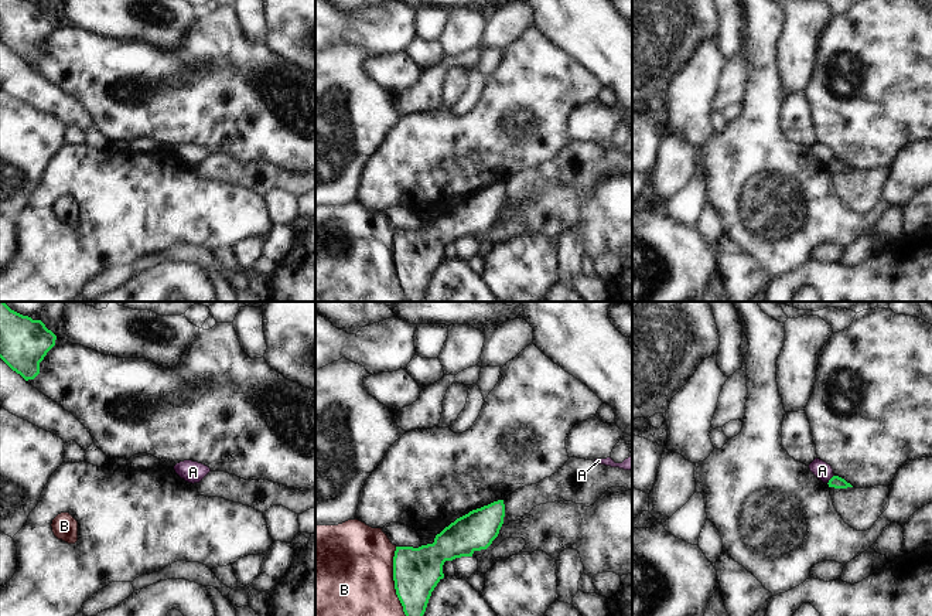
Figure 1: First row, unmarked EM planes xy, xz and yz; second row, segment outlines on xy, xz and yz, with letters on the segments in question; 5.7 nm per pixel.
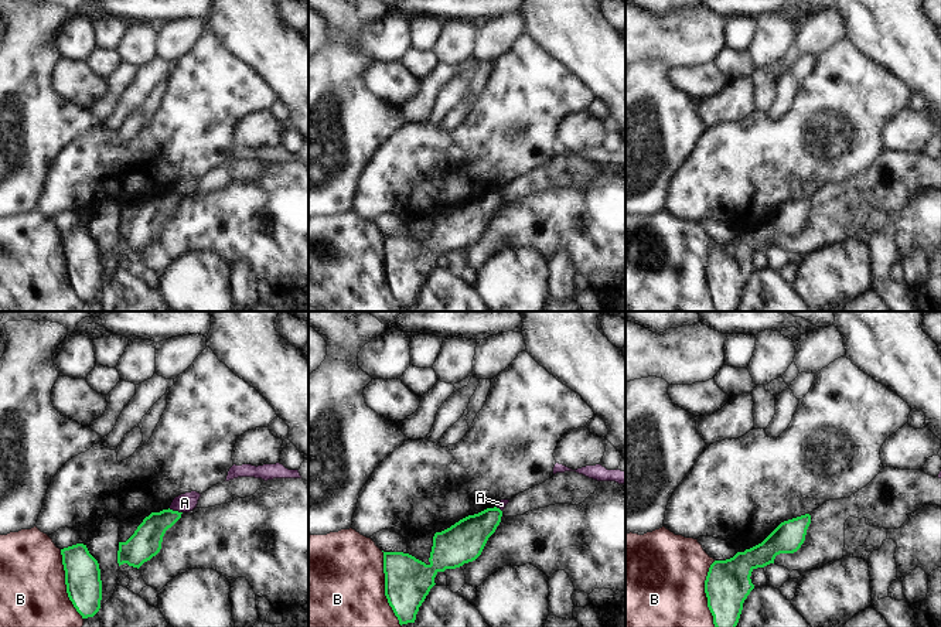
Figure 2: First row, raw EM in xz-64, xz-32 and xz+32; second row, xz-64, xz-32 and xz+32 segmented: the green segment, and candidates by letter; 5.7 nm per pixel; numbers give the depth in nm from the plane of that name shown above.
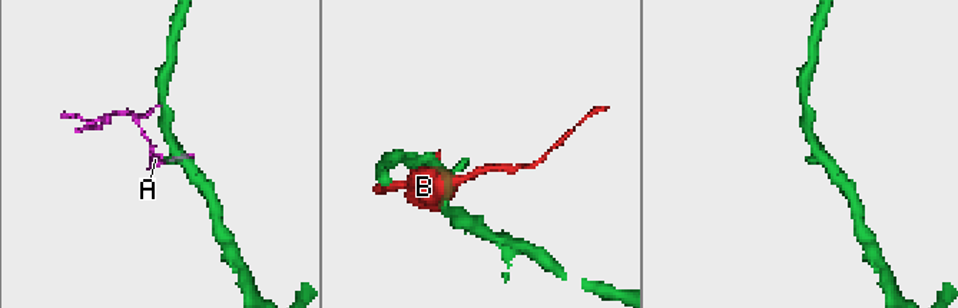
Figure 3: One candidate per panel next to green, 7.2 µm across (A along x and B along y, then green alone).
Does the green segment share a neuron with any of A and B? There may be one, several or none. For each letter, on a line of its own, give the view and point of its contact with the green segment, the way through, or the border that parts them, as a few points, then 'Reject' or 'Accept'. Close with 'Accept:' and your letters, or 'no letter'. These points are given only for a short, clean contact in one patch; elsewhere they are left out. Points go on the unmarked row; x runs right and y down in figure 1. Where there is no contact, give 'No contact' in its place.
A: Touches green at yz (830, 162). Boundary: yz (833, 157), (828, 166). Reject
B: Touches green at xz (395, 265). Reject
Accept: no letter

